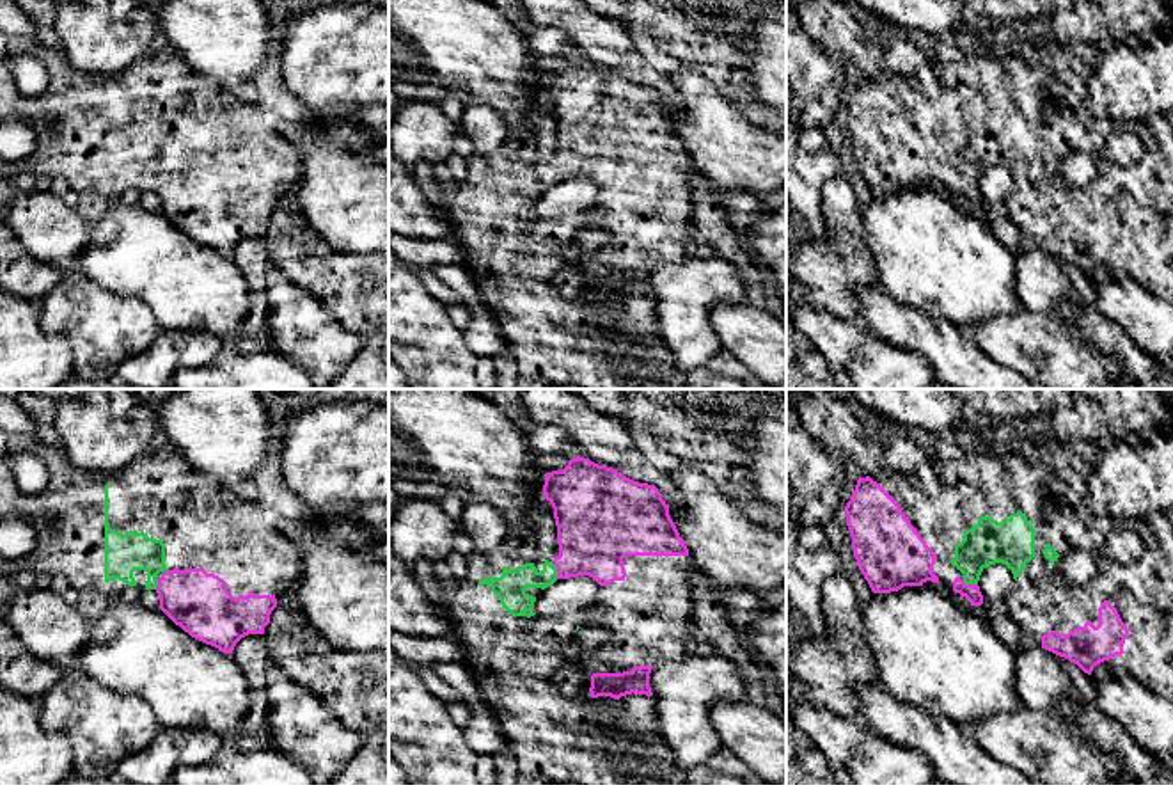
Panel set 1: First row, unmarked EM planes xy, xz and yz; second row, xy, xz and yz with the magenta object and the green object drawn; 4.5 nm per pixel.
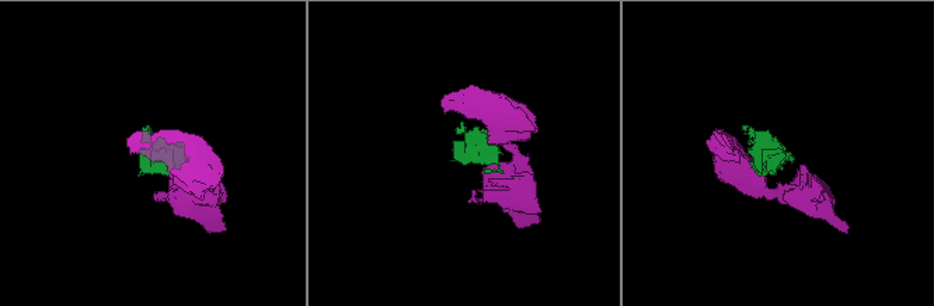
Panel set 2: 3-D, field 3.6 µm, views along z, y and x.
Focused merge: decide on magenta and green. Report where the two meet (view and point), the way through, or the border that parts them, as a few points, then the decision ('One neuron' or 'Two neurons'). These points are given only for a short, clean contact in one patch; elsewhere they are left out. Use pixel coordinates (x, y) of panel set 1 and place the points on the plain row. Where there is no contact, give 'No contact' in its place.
Touches magenta at yz (969, 187). One neuron

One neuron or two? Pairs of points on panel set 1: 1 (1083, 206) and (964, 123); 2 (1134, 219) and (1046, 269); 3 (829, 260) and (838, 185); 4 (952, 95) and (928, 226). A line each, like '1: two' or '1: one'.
1: one
2: two
3: one
4: two

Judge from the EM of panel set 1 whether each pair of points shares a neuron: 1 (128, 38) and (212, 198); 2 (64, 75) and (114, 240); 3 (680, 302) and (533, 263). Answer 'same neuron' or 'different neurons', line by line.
1: different neurons
2: different neurons
3: different neurons

